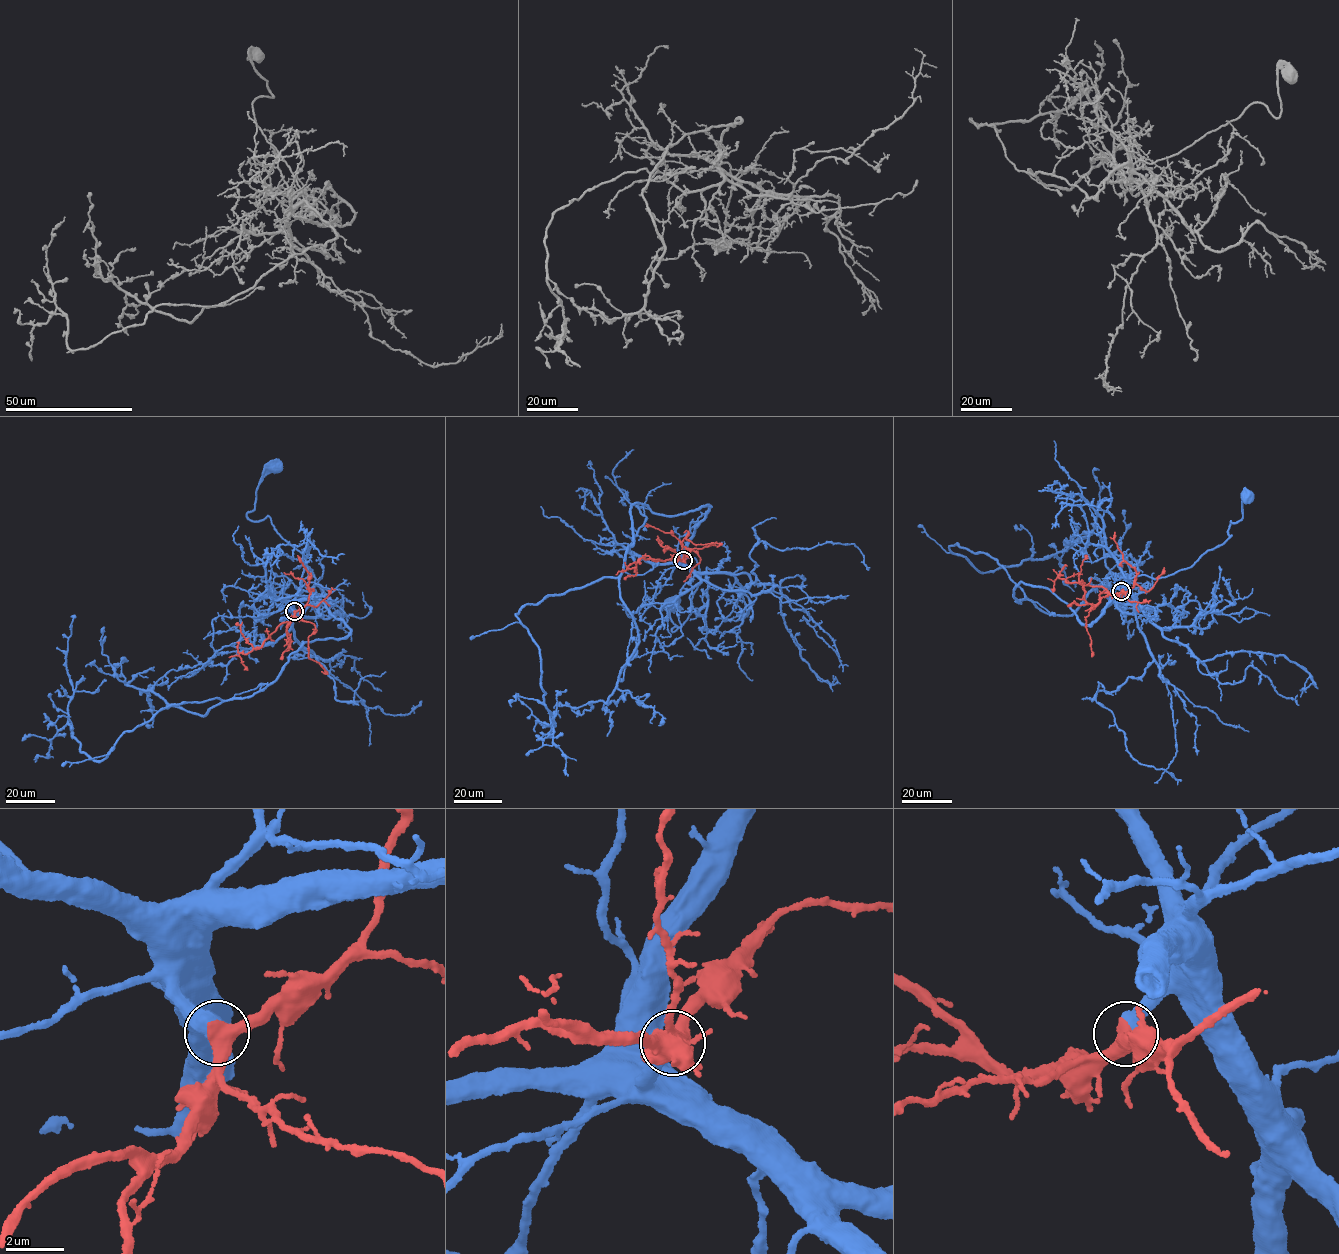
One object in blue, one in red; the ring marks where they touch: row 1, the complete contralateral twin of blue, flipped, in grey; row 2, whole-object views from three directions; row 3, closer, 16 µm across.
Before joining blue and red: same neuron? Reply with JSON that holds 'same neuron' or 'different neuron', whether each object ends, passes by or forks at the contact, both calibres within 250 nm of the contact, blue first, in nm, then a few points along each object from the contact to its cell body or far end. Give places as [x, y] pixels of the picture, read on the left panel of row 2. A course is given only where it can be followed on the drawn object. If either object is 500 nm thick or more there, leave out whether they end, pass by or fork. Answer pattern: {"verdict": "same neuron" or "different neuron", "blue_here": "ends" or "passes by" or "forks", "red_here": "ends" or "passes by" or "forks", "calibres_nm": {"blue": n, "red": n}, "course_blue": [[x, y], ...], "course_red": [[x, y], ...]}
{"verdict": "same neuron", "calibres_nm": {"blue": 600, "red": 460}, "course_blue": [[294, 611], [291, 601], [308, 576], [303, 555], [269, 516], [247, 516], [260, 480], [274, 466]], "course_red": [[294, 612], [291, 621], [278, 625], [258, 648], [245, 639], [240, 628], [242, 622]]}

